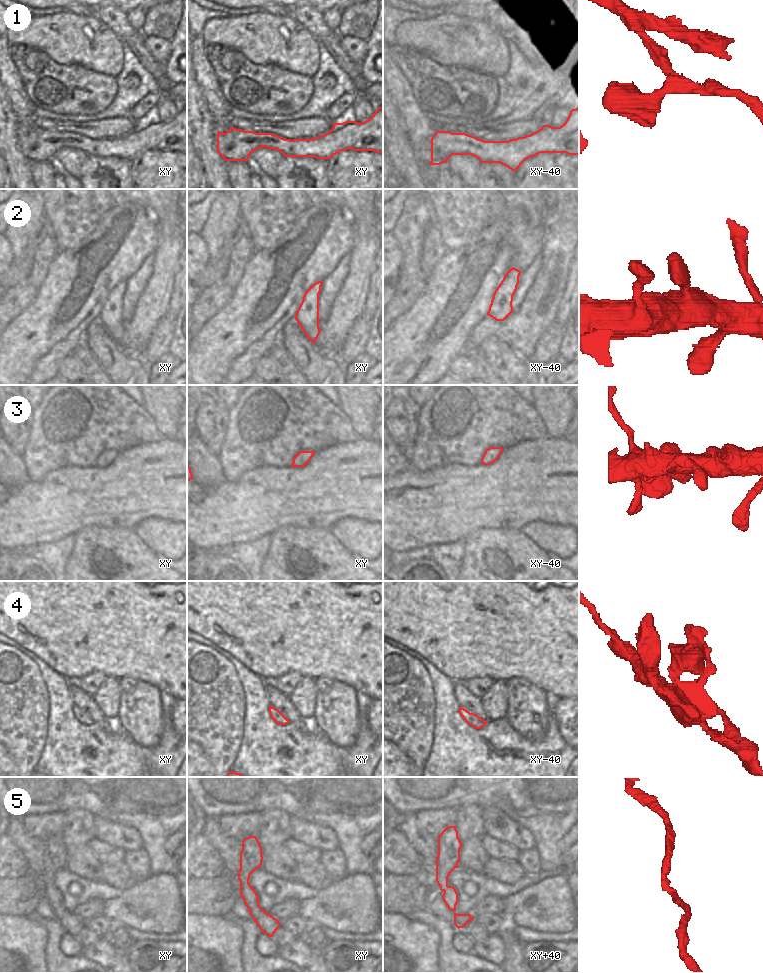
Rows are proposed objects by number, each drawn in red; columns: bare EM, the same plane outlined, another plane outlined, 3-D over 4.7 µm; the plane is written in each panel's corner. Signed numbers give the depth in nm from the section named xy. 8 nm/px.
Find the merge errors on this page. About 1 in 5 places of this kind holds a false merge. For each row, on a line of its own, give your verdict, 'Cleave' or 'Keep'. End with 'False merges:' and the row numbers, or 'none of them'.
1: Keep
2: Keep
3: Keep
4: Keep
5: Keep
False merges: none of them

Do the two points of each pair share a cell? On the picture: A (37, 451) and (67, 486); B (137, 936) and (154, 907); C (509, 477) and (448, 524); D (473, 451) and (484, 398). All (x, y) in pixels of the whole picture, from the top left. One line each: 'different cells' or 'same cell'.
A: different cells
B: different cells
C: same cell
D: same cell

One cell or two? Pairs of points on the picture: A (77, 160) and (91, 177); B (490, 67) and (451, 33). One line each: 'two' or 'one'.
A: two
B: one

